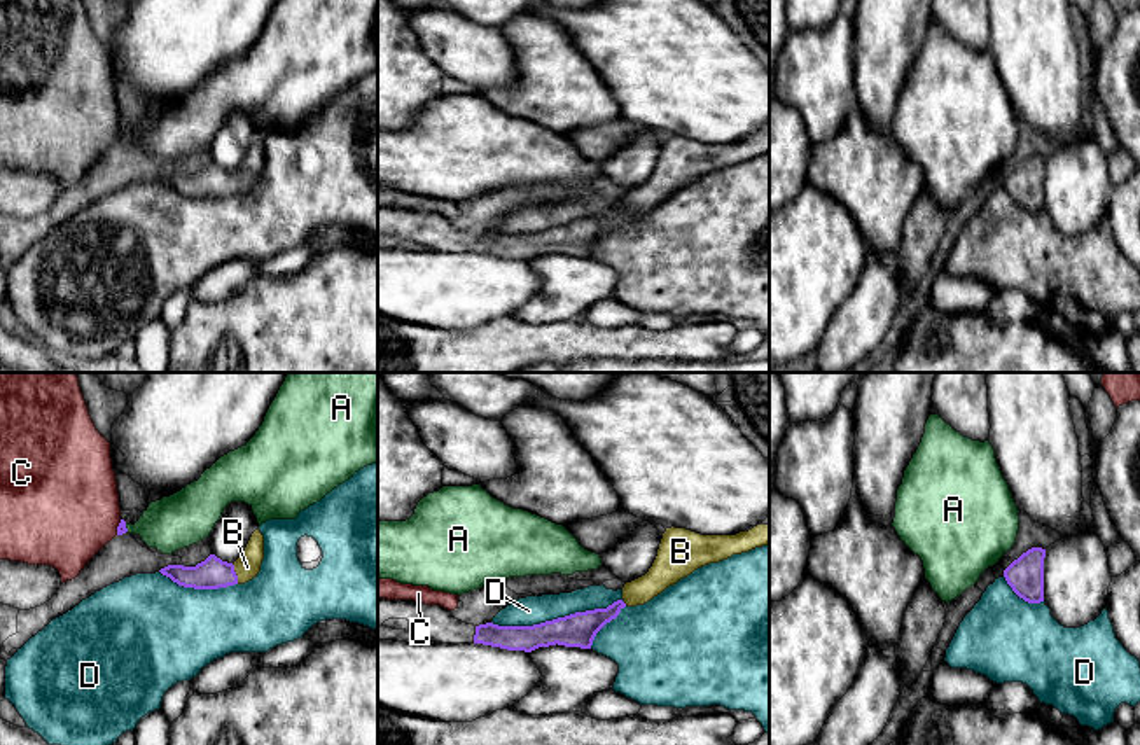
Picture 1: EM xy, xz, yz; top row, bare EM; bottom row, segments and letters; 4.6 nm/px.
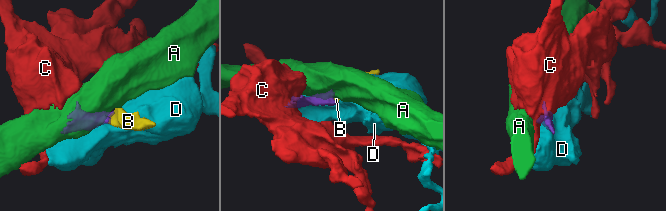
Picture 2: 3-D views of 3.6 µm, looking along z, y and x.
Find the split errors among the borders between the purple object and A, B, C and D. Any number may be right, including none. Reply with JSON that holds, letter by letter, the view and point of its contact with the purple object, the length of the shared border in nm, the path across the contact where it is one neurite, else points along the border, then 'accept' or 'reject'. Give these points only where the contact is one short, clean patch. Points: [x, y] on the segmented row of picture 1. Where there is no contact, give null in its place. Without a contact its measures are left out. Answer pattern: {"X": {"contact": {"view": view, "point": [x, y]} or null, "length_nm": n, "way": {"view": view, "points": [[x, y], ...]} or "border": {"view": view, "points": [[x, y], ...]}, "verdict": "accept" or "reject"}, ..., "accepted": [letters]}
{"A": {"contact": {"view": "xy", "point": [125, 527]}, "length_nm": 40, "border": {"view": "xy", "points": [[125, 523], [128, 530]]}, "verdict": "reject"}, "B": {"contact": {"view": "xy", "point": [235, 574]}, "length_nm": 100, "way": {"view": "xy", "points": [[210, 574], [235, 574], [247, 567]]}, "verdict": "accept"}, "C": {"contact": {"view": "xy", "point": [118, 527]}, "length_nm": 80, "border": {"view": "xy", "points": [[121, 520], [116, 534]]}, "verdict": "reject"}, "D": {"contact": {"view": "xz", "point": [558, 618]}, "length_nm": 600, "verdict": "reject"}, "accepted": ["B"]}

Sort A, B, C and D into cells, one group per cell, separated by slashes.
A / B / C / D

